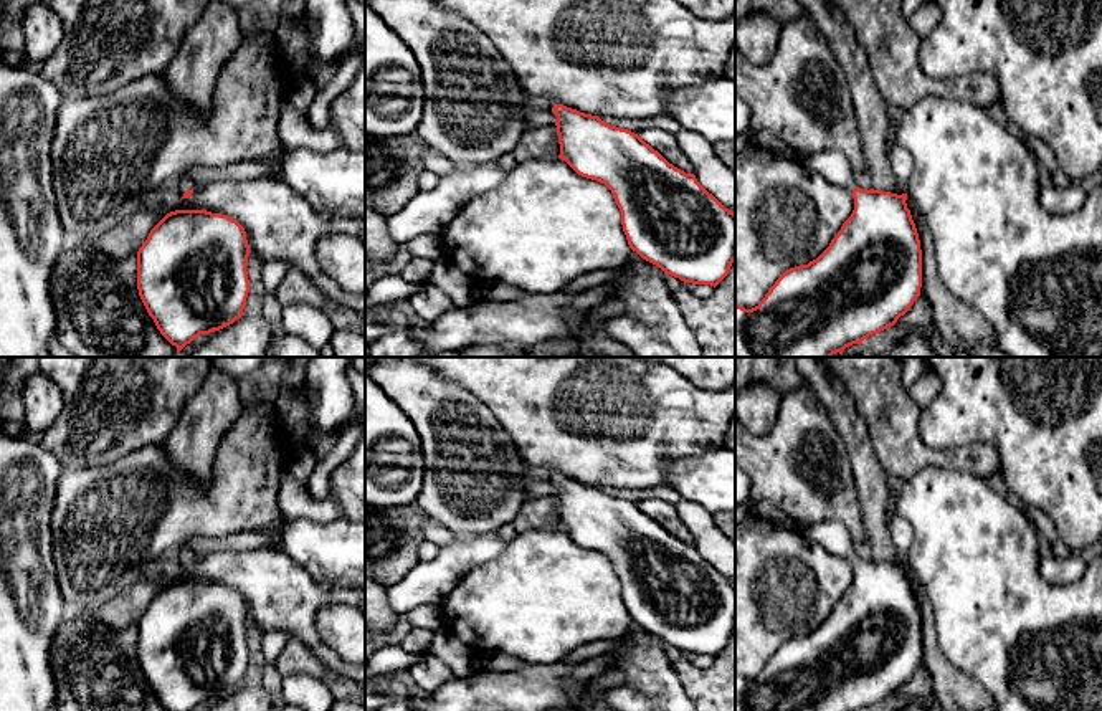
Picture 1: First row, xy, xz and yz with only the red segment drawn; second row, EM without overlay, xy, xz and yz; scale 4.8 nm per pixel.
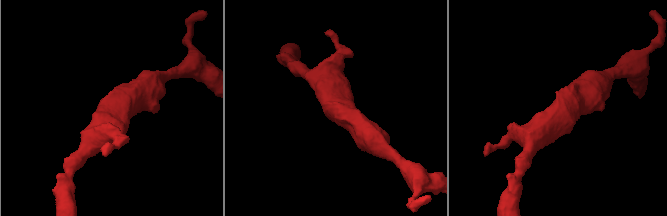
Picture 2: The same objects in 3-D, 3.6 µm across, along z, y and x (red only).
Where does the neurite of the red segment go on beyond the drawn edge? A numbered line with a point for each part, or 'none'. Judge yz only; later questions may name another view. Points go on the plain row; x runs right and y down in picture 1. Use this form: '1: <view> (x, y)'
1: yz (833, 536)

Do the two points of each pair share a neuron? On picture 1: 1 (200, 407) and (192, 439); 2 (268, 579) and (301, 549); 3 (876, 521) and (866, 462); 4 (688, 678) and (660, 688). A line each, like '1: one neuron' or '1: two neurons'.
1: one neuron
2: two neurons
3: one neuron
4: two neurons

